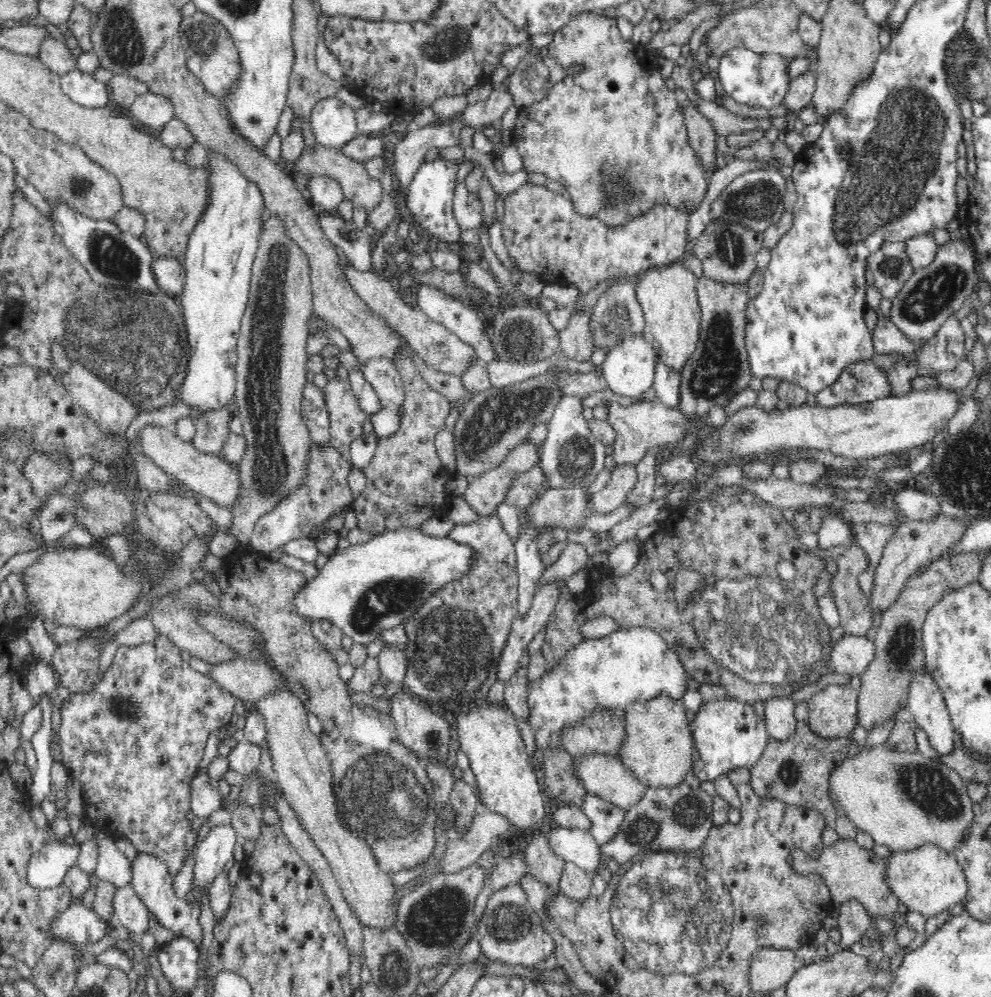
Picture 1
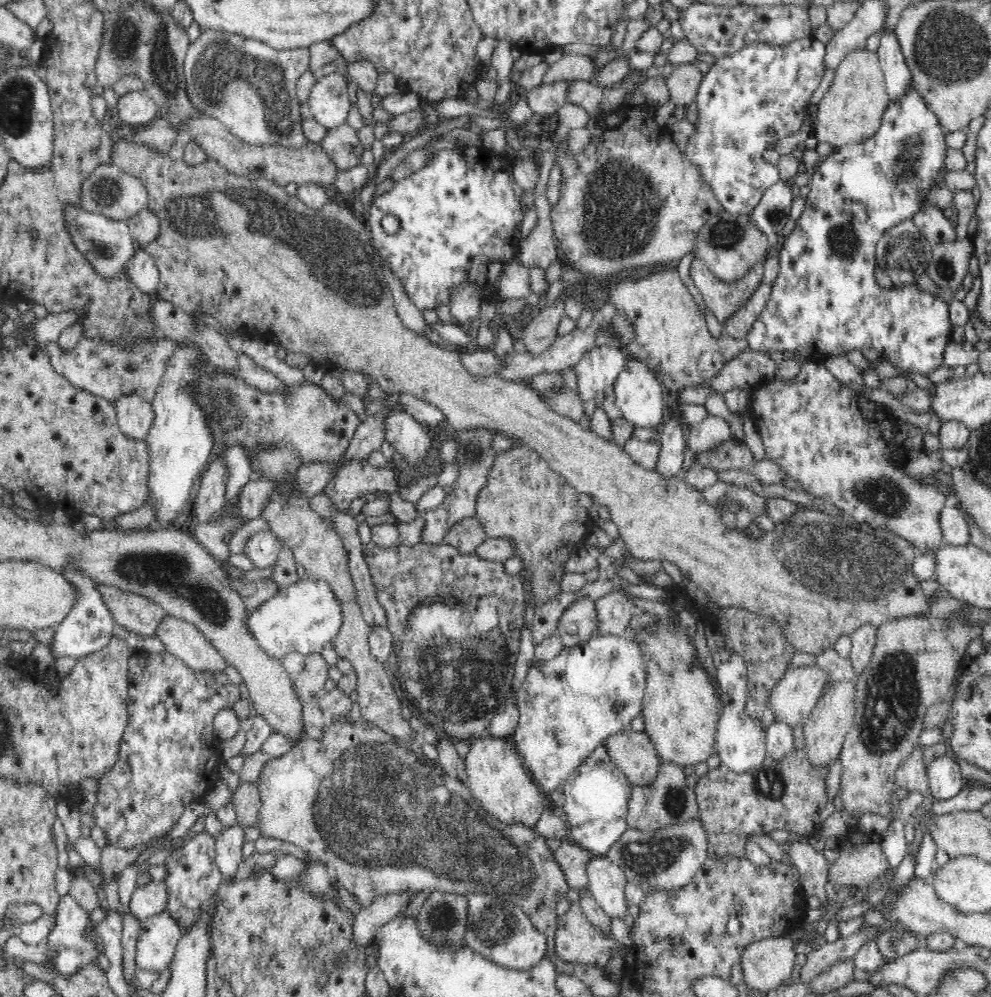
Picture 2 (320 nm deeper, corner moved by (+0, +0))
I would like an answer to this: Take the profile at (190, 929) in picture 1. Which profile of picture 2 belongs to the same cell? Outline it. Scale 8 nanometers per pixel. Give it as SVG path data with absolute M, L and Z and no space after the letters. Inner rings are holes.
M168 911L150 915L140 920L139 925L141 929L134 956L136 970L159 975L169 968L183 932Z

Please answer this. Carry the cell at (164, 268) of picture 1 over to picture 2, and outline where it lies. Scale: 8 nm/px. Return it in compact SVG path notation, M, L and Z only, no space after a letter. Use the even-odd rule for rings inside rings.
M137 247L134 256L126 262L126 274L131 282L146 294L156 293L159 284L159 272L152 258L141 247Z

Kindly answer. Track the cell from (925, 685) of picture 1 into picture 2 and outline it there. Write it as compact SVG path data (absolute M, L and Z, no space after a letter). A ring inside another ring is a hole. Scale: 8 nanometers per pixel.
M947 756L930 762L927 766L927 774L931 802L954 798L964 784L959 765Z

